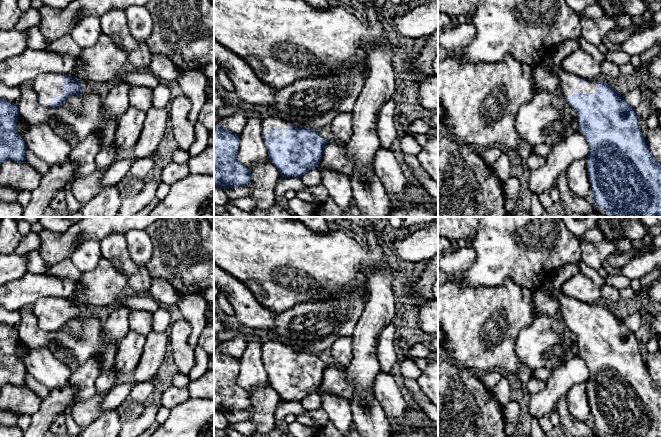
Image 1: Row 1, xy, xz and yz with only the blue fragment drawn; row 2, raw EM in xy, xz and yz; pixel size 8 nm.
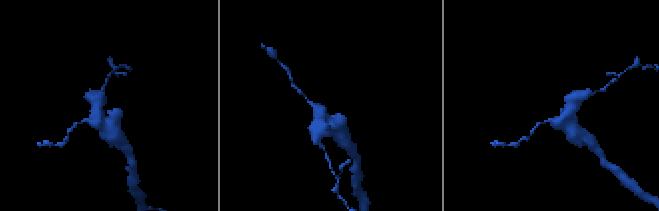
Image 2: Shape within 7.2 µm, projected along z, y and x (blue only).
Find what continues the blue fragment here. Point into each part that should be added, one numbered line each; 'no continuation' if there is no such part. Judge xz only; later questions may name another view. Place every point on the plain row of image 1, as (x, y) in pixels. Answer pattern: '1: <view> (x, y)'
1: xz (268, 346)

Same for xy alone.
1: xy (46, 309)

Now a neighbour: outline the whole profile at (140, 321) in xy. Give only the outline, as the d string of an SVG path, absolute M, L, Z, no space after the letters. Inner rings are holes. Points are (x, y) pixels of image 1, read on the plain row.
M131 310L129 314L129 330L146 337L153 331L153 313L144 310Z

